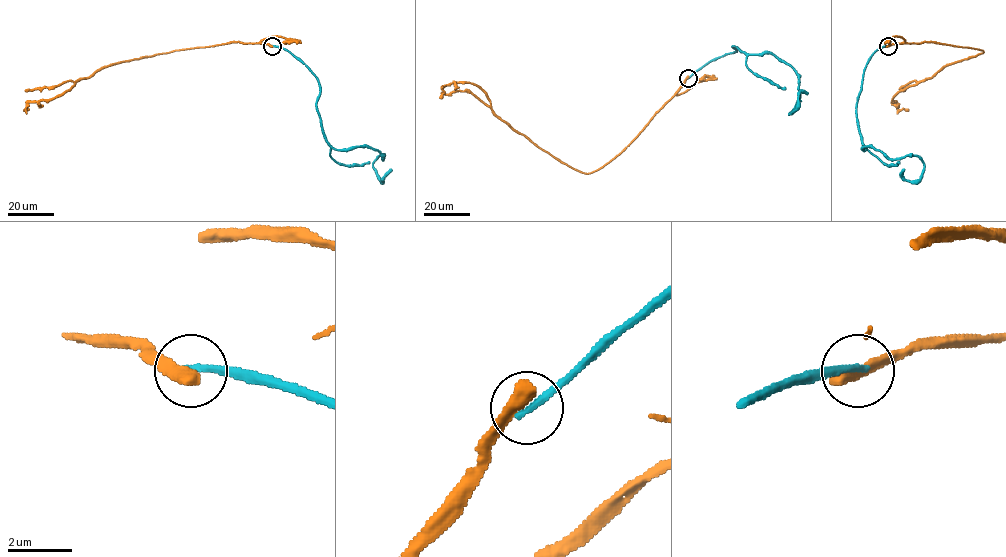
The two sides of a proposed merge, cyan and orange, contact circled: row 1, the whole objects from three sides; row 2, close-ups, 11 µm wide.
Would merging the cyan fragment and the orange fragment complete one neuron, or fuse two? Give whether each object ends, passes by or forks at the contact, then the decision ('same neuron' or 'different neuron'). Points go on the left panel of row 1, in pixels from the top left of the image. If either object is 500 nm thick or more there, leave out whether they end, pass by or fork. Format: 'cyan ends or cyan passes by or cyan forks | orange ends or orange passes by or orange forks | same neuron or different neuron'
different neuron

